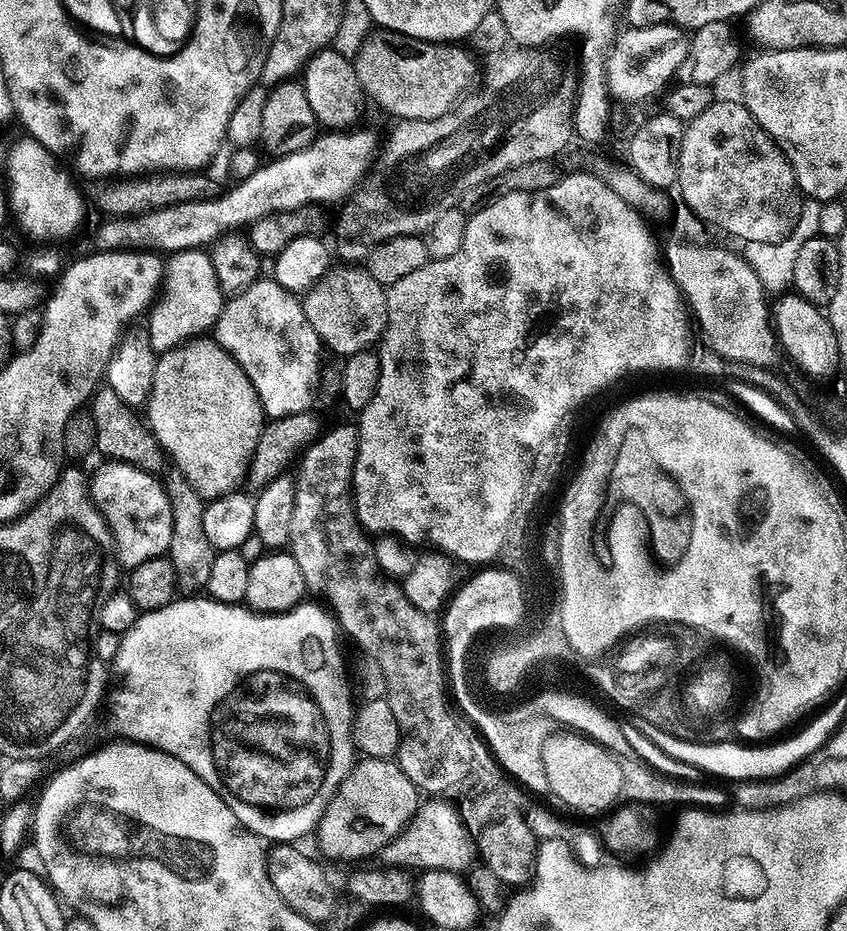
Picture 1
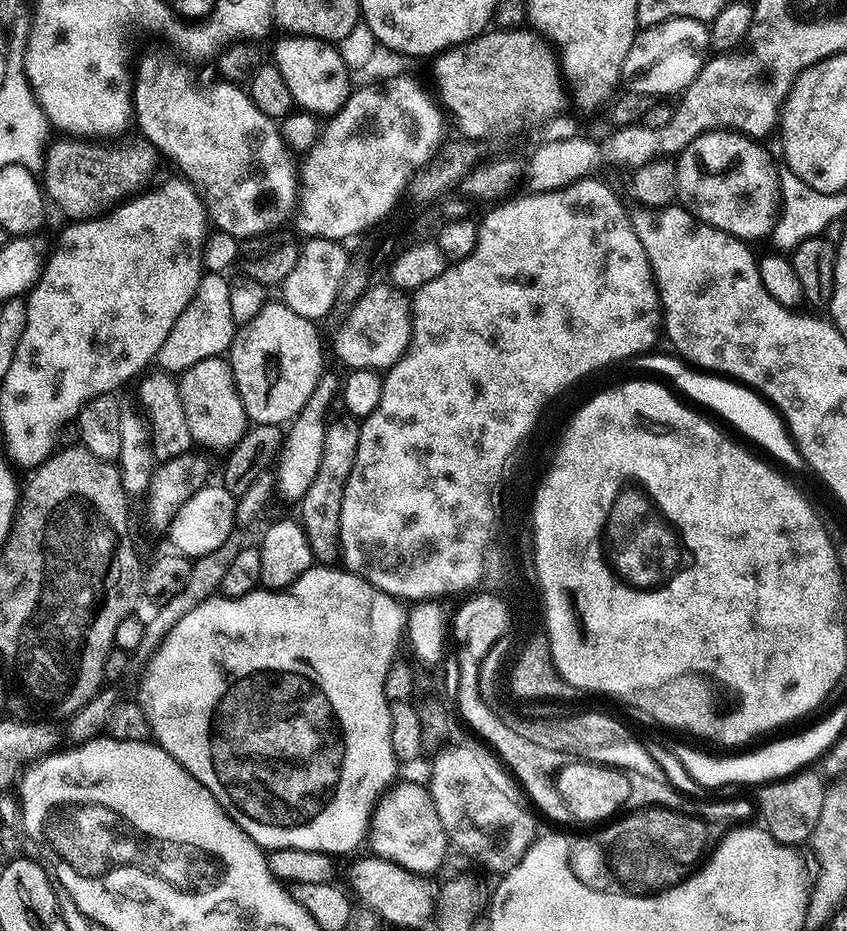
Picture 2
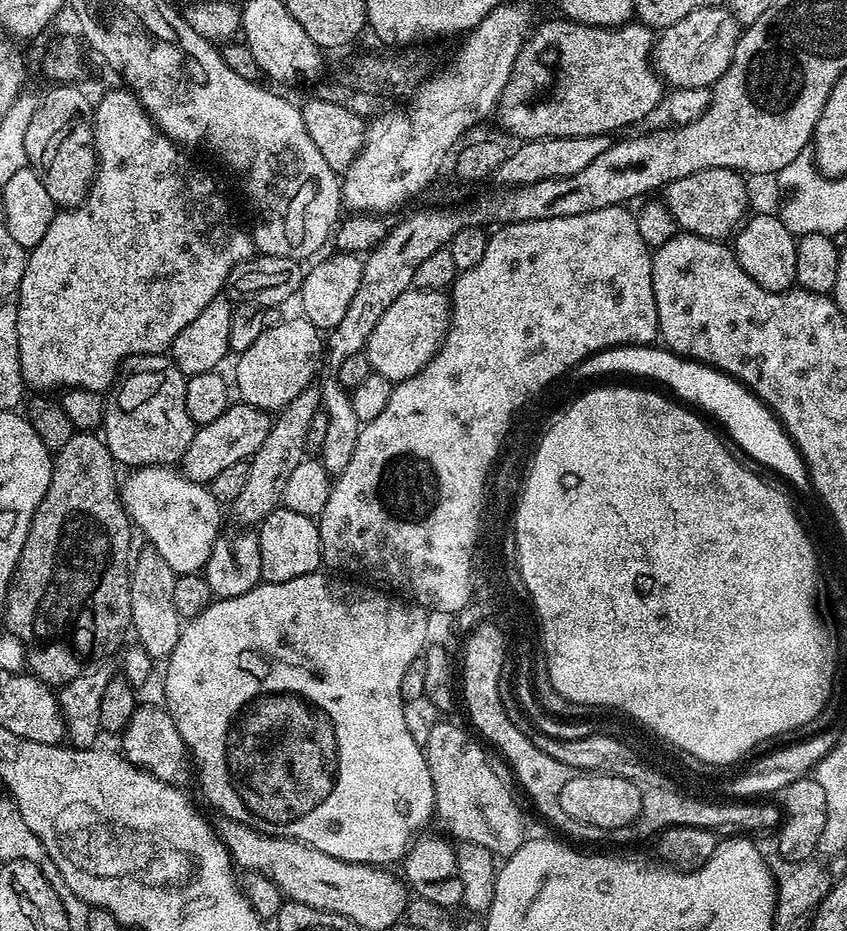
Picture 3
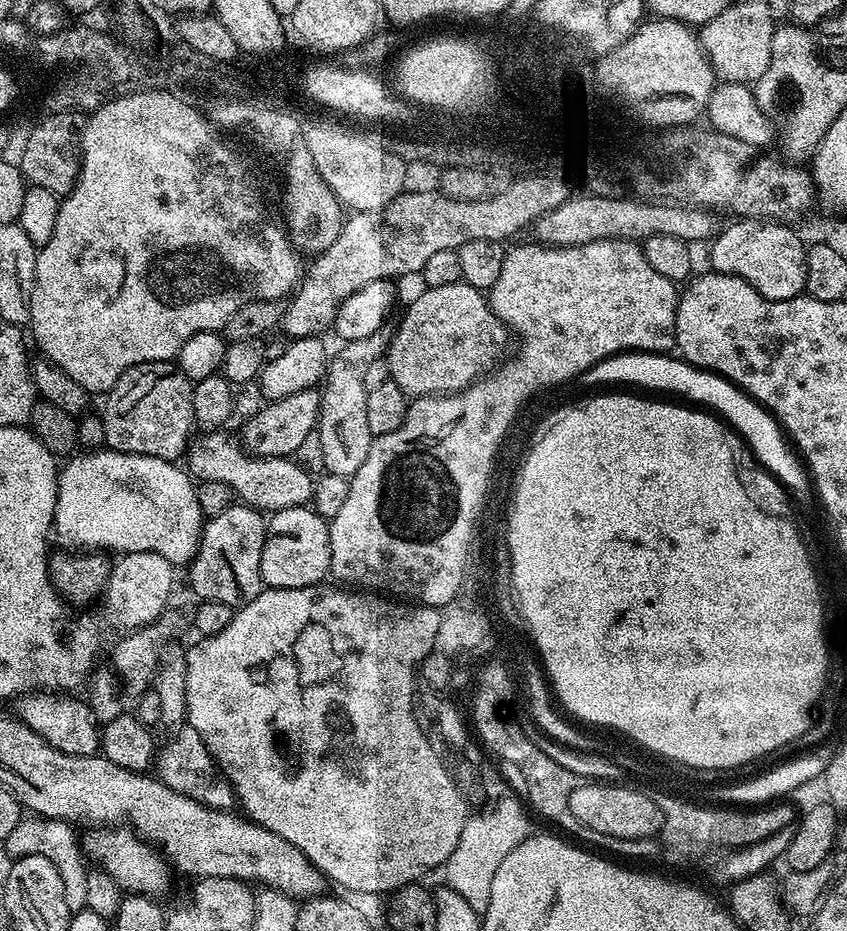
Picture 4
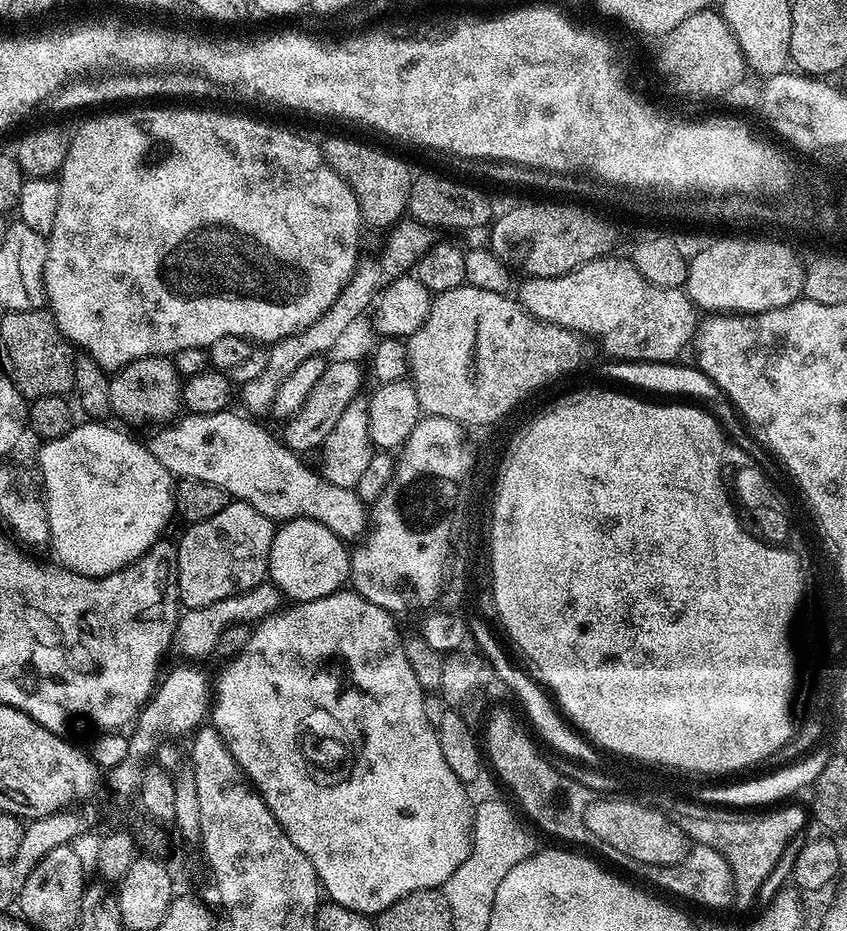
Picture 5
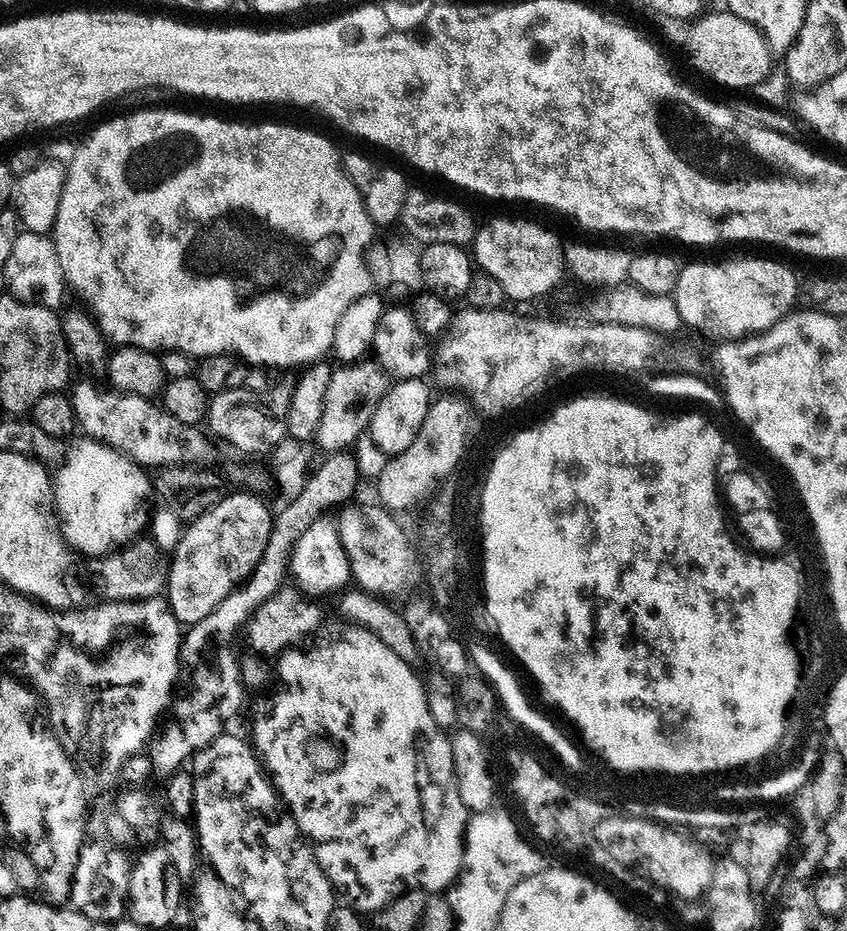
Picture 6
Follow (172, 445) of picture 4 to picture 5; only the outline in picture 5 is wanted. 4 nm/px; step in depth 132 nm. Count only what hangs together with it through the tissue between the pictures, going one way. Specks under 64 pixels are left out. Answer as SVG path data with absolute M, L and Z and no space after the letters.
M147 356L130 362L109 379L108 385L113 413L132 424L164 426L181 415L182 377L169 357Z

